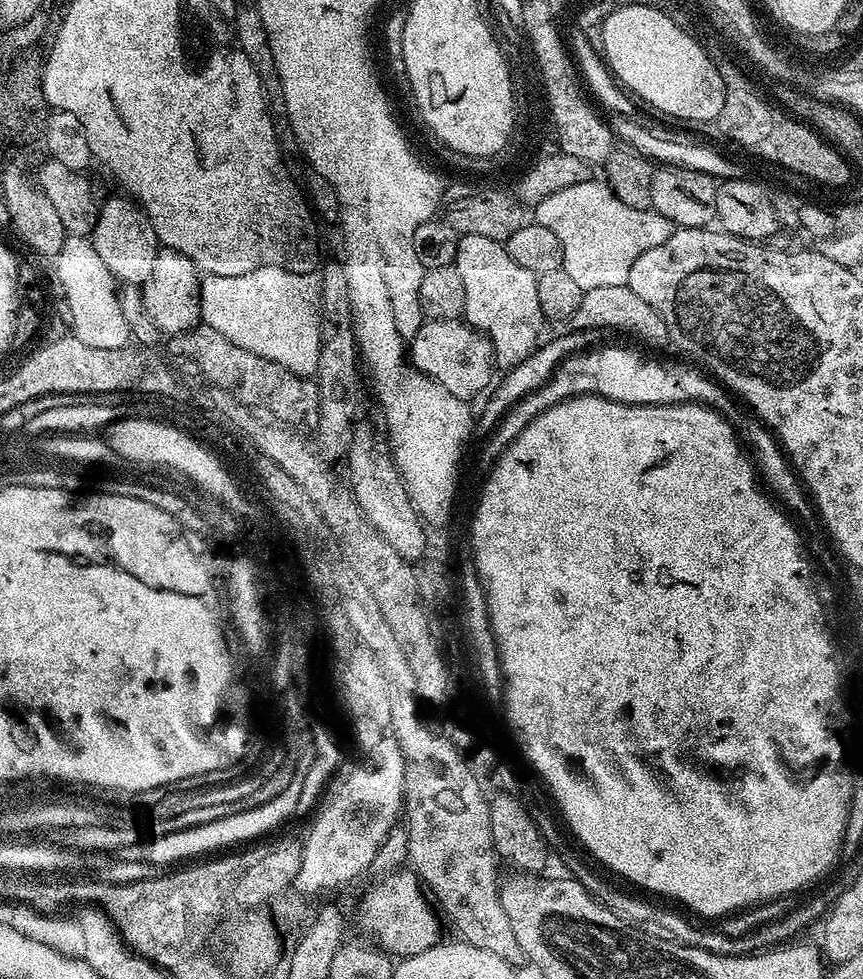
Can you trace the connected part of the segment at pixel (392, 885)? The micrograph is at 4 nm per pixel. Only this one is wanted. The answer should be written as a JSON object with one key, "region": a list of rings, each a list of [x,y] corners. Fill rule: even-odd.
{"region":[[[397,870],[372,882],[360,900],[360,928],[371,943],[393,958],[422,954],[441,939],[440,924],[420,896],[421,883],[412,870]]]}

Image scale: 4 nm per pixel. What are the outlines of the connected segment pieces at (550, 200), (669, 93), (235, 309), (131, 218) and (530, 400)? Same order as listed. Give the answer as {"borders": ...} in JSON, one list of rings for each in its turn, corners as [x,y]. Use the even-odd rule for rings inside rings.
{"borders":[[[[589,178],[565,189],[549,191],[536,208],[535,223],[546,226],[562,242],[566,274],[582,290],[598,290],[598,286],[622,286],[630,278],[630,266],[638,262],[646,250],[662,246],[670,238],[674,225],[651,208],[626,206],[612,193],[607,183]]],[[[622,5],[620,9],[614,10],[605,18],[603,28],[601,30],[602,42],[602,56],[606,61],[607,67],[610,69],[611,74],[633,97],[645,100],[652,108],[657,108],[660,112],[665,112],[668,116],[673,116],[676,120],[712,120],[715,121],[719,117],[722,110],[722,102],[724,101],[724,78],[719,76],[719,72],[715,65],[712,64],[711,57],[705,51],[705,45],[696,41],[694,37],[688,36],[689,34],[685,29],[679,28],[675,19],[667,12],[660,12],[656,8],[649,5]]],[[[262,266],[258,270],[250,270],[250,274],[238,274],[237,276],[210,276],[205,275],[200,282],[200,314],[203,323],[209,324],[222,338],[230,338],[234,346],[242,346],[242,350],[250,350],[270,362],[278,362],[278,366],[286,366],[299,376],[311,377],[318,366],[318,354],[320,353],[320,278],[316,272],[306,274],[294,274],[294,270],[282,270],[278,266]]],[[[121,196],[101,203],[97,224],[90,235],[92,245],[113,277],[125,284],[142,286],[152,273],[154,258],[160,249],[153,224],[135,201]]],[[[605,346],[591,349],[583,353],[577,353],[564,360],[553,372],[551,378],[535,392],[523,397],[520,400],[517,410],[509,414],[506,422],[504,437],[512,440],[518,436],[529,425],[529,422],[537,417],[538,414],[545,412],[546,409],[553,408],[564,400],[572,399],[573,396],[600,395],[609,400],[618,401],[622,404],[681,404],[689,403],[693,400],[701,400],[705,405],[713,409],[720,410],[729,407],[731,395],[727,389],[701,369],[696,370],[695,365],[682,364],[680,362],[658,362],[644,358],[630,350],[624,348],[604,348]]]]}

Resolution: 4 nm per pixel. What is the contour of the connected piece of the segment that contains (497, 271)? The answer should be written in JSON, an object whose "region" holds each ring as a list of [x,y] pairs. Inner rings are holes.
{"region":[[[479,234],[461,236],[455,265],[466,286],[463,319],[469,327],[488,336],[495,363],[501,369],[518,366],[536,351],[542,340],[540,331],[546,327],[542,306],[538,306],[536,275],[518,266],[501,241],[482,238]]]}

